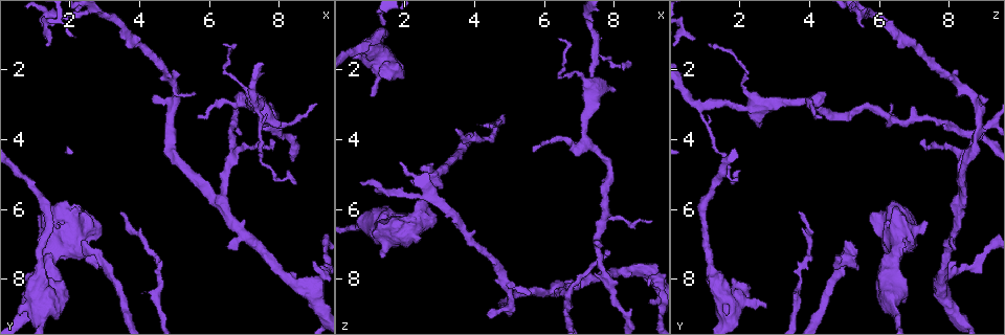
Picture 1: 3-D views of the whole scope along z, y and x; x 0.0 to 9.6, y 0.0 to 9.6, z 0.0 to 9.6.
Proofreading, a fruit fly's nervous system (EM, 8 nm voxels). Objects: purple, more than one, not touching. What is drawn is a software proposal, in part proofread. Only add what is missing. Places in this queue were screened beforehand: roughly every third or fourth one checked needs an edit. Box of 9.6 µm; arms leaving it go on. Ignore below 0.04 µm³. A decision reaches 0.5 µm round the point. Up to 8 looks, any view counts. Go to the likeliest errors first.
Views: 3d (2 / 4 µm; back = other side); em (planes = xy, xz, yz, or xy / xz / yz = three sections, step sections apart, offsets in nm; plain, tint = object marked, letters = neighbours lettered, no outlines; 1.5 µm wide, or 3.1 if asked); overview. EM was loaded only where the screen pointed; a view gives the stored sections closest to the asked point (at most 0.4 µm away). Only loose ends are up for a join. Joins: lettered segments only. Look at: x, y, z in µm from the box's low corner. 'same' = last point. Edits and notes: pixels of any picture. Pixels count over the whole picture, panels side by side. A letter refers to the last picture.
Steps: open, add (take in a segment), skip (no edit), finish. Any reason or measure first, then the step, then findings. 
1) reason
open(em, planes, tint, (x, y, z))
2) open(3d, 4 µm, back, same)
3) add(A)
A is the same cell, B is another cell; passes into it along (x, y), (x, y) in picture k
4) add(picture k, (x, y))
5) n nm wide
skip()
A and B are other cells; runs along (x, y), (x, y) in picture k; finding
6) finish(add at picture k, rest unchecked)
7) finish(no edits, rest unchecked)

end of a long branch
open(3d, 2 µm, (6.35, 1.25, 1.10))

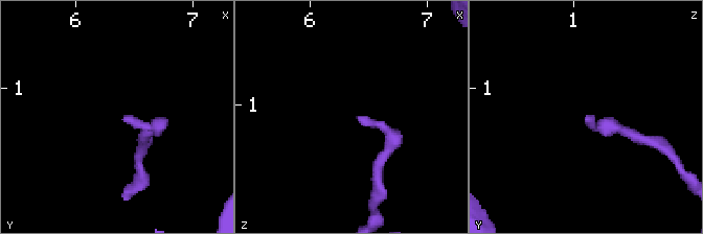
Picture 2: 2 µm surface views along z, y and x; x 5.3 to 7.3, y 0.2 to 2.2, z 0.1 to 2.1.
open(em, xy, step 8, tint, (6.40, 1.26, 1.08))

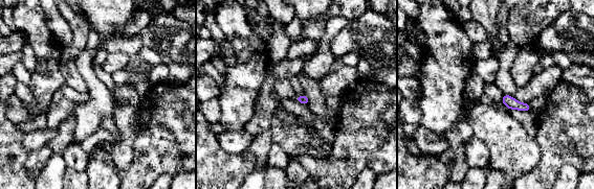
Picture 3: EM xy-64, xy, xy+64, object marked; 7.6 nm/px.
open(em, planes, letters, same)

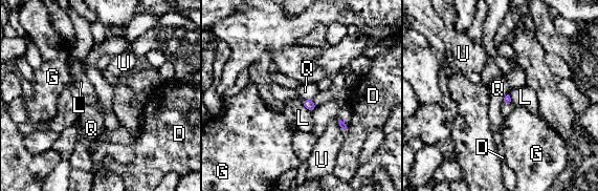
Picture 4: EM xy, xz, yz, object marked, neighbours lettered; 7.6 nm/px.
skip()
D, G, L, Q and U are other cells; border along (301, 99), (312, 100) in picture 4; no lettered segment goes on from it

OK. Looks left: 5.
branch stops here
open(3d, 4 µm, (1.00, 8.85, 2.80))

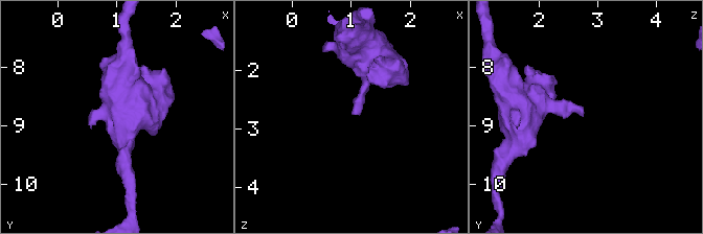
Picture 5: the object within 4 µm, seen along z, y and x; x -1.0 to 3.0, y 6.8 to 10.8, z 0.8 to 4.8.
open(em, yz, step 8, letters, (1.05, 8.80, 2.75))

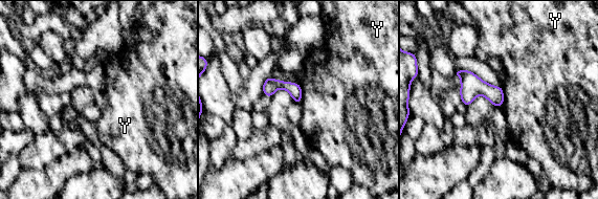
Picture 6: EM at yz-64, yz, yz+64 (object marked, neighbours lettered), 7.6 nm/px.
skip()
Y is another cell; border along (298, 84), (301, 88), (301, 103) in picture 6; none of them fits

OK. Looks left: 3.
free end
open(em, planes, letters, (4.35, 2.85, 9.00))

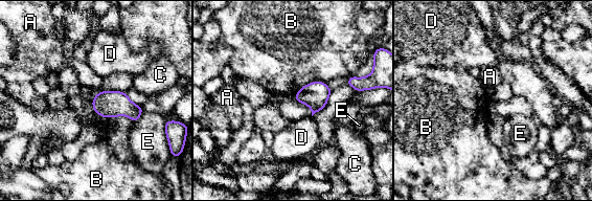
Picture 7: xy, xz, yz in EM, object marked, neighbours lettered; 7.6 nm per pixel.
skip()
A, B, C, D and E are other cells; border along (324, 82), (304, 84), (293, 95) in picture 7; no lettered segment goes on from it

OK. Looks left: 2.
finish(no edits, rest unchecked)

